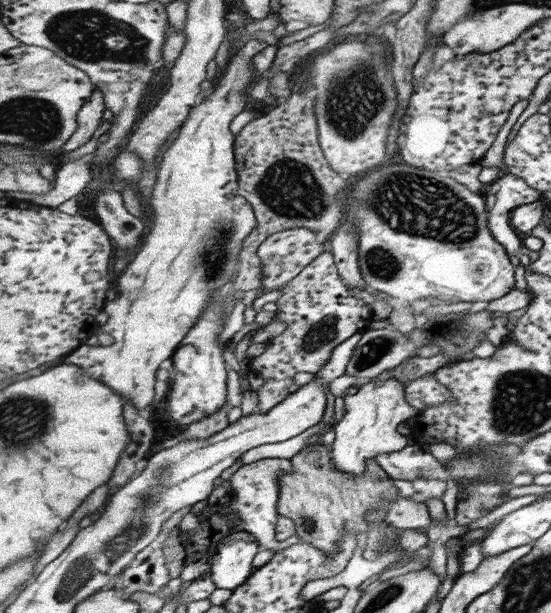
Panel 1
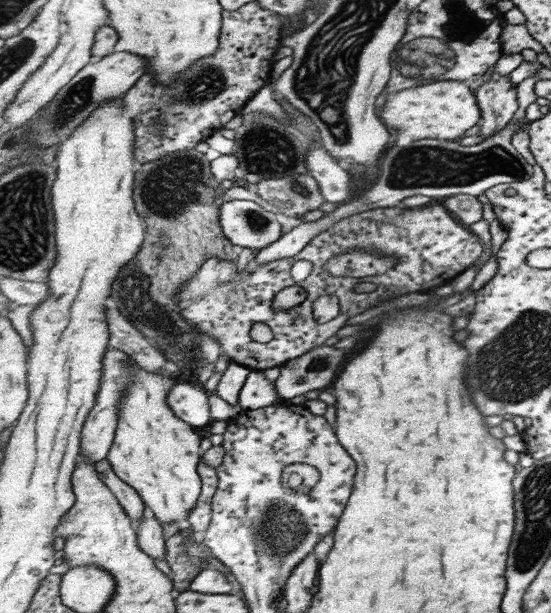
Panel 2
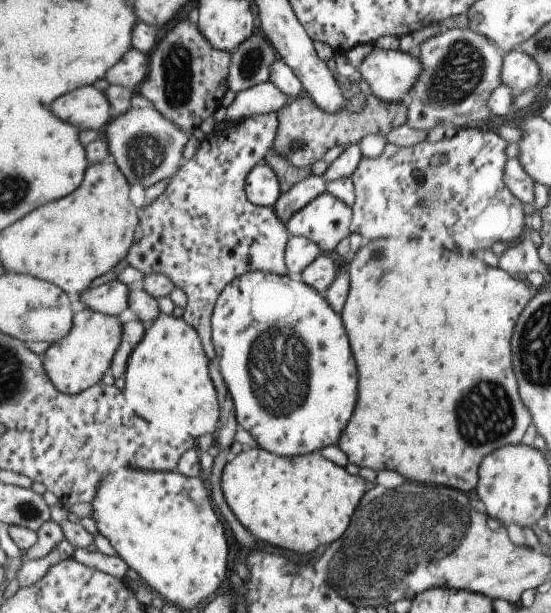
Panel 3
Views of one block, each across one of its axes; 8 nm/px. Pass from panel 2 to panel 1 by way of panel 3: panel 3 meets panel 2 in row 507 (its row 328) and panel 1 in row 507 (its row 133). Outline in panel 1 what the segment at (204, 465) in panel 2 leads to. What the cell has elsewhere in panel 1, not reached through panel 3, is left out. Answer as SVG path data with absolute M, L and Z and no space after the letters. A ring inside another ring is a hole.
M266 458L241 466L229 479L231 481L231 500L229 503L209 504L207 511L199 515L199 527L190 532L185 540L188 563L208 558L213 560L221 541L231 532L250 532L259 542L261 550L275 553L290 548L301 539L298 535L287 540L277 539L277 524L280 518L278 510L279 494L281 494L281 476L293 472L293 462L286 458Z

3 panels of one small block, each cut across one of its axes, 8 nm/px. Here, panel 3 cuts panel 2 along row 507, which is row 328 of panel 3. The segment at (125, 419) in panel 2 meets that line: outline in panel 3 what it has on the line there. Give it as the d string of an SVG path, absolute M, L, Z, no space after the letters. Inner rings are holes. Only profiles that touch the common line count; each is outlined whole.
M160 313L129 358L124 376L125 398L165 440L169 440L171 434L185 434L183 438L196 440L204 434L215 437L220 429L222 411L209 362L197 330L183 317Z

